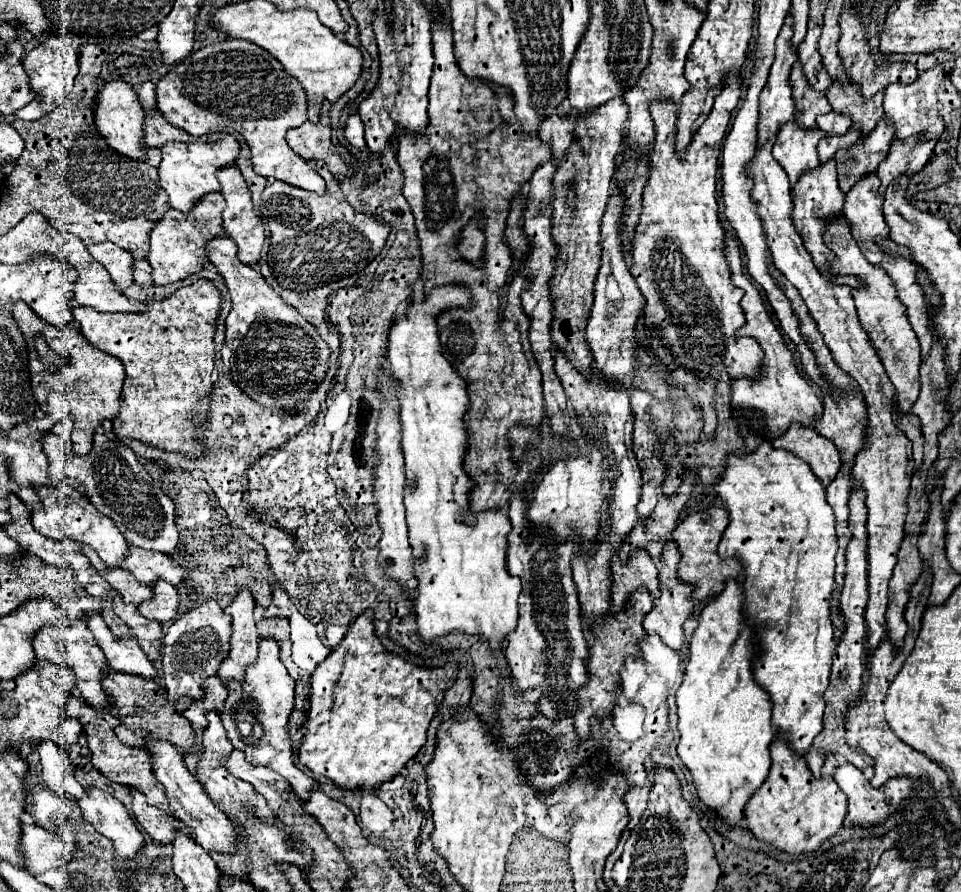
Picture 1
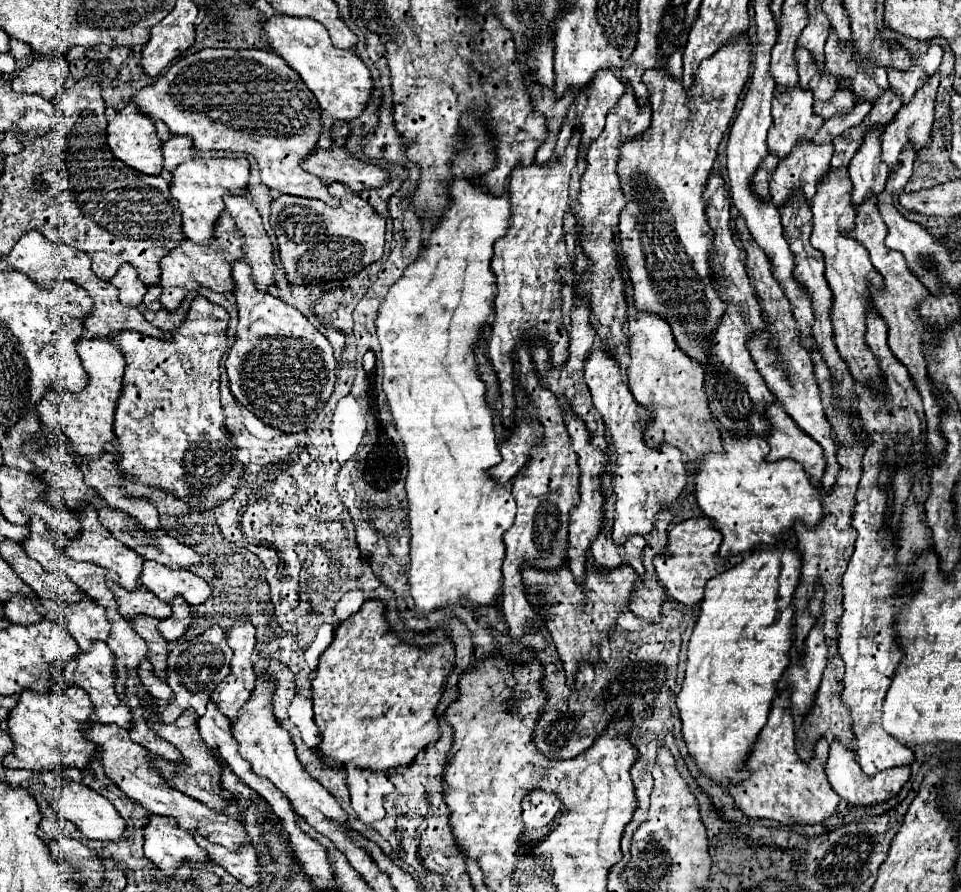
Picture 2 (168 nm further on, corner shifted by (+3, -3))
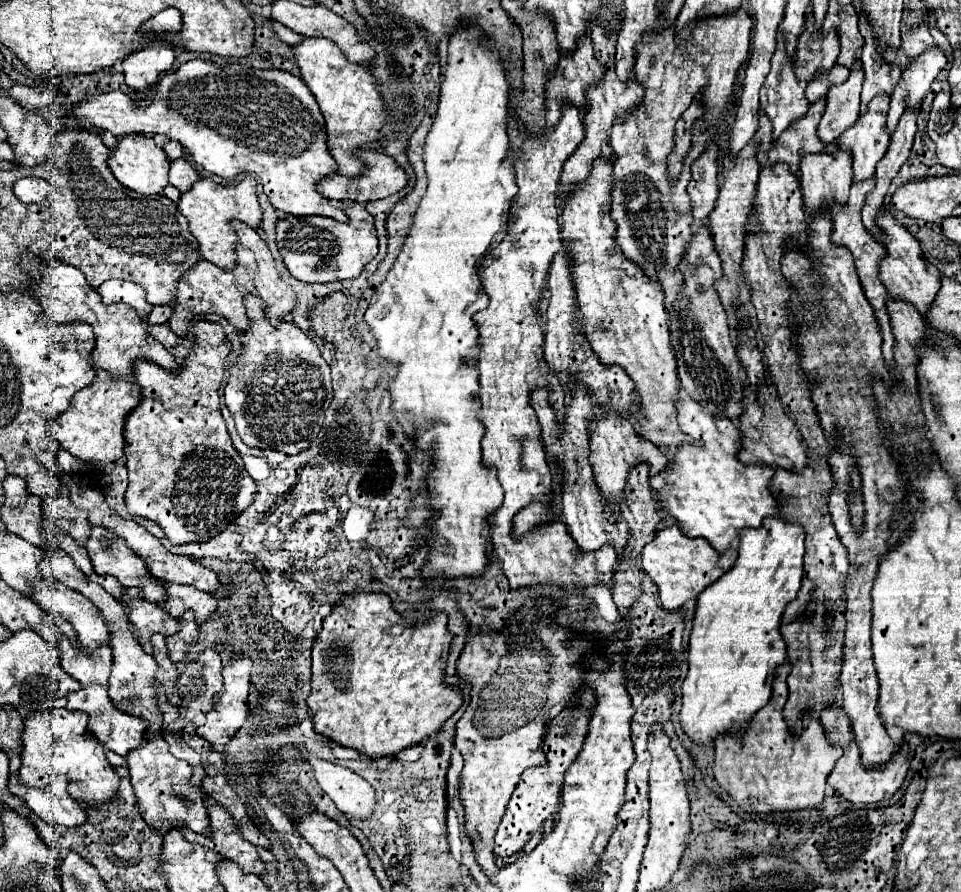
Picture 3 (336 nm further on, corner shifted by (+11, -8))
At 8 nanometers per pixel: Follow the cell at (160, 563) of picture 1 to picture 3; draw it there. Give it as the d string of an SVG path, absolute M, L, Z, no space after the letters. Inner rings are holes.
M162 582L162 586L166 590L166 600L162 602L162 606L174 618L180 618L184 610L194 610L196 620L200 624L216 610L216 598L208 592L202 592L192 586L178 586L168 582Z

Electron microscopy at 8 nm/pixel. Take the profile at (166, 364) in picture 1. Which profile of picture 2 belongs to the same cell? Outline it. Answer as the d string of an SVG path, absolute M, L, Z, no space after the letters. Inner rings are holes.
M196 297L188 319L168 335L168 341L136 331L122 331L110 339L126 357L124 387L114 421L122 451L120 469L126 477L172 493L194 511L210 511L228 501L244 475L234 447L226 439L230 431L218 391L220 361L228 351L226 329L226 309Z

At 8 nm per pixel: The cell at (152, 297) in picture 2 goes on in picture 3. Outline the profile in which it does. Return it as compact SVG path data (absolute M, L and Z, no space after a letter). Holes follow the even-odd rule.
M154 306L146 318L146 324L166 324L170 314L172 314L170 306Z

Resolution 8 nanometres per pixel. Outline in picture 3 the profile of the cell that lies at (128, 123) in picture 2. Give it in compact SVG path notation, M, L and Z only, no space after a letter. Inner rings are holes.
M128 134L118 140L118 146L110 150L108 166L114 172L116 180L120 180L126 188L138 192L138 194L162 194L164 186L168 184L168 156L162 148L156 146L156 142L144 134Z

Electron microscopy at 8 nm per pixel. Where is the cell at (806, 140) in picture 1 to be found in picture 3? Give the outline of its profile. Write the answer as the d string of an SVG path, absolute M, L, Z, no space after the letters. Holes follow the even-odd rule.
M780 36L778 38L778 44L776 44L776 52L772 56L772 70L770 74L766 76L766 82L760 90L760 110L768 116L768 120L772 122L772 128L774 128L774 140L780 138L780 134L784 130L790 128L792 122L800 120L806 116L808 112L808 102L804 98L804 88L806 84L800 84L800 80L794 78L794 68L792 68L792 60L788 60L788 56L784 56L784 44L780 44Z

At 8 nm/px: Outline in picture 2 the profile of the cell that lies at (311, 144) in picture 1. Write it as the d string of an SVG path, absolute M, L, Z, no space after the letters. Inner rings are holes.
M334 145L330 151L316 149L312 157L308 157L304 163L304 171L316 175L324 183L344 183L356 193L364 189L378 189L388 185L390 173L380 169L378 165L364 165L362 161L348 155L346 149Z

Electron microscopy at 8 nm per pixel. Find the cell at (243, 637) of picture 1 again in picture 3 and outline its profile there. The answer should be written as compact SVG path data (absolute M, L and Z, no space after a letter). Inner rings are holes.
M236 654L234 658L230 658L224 668L222 668L222 676L224 676L224 688L218 696L214 696L214 708L206 714L206 722L196 728L196 734L204 740L208 740L212 746L222 748L226 746L226 742L242 728L246 716L248 716L248 696L250 696L250 666L252 660L246 654Z

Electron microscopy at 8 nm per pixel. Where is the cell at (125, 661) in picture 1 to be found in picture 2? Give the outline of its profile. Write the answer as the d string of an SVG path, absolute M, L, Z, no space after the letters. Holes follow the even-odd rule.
M148 659L142 661L142 665L140 665L140 669L138 669L138 675L140 675L142 685L146 687L146 691L148 691L152 697L162 699L162 701L166 701L166 703L172 701L172 689L170 689L162 679L158 679L158 677L154 675L152 663L150 663Z

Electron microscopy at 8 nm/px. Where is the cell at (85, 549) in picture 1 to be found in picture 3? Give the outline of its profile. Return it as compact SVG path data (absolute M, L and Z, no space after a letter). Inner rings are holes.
M124 596L120 600L120 604L126 608L126 616L128 616L128 622L134 630L134 636L138 638L138 642L144 646L144 650L148 654L152 654L150 636L154 632L170 636L172 632L180 630L178 620L172 618L160 604L146 602L140 598L130 598L130 596Z

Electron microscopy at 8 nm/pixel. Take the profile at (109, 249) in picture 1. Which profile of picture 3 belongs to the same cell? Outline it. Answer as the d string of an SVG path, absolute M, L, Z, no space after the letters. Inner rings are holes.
M108 280L98 288L98 292L100 292L104 304L124 302L124 304L132 306L140 318L146 318L148 312L152 310L152 306L146 302L144 288L140 288L138 284L124 282L124 280Z

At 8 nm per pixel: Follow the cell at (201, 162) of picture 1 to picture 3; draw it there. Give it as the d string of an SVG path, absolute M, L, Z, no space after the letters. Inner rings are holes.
M244 176L240 182L236 182L232 186L222 186L210 178L198 178L188 192L180 194L178 212L186 216L190 232L198 240L200 256L214 264L220 264L222 268L232 268L236 262L232 250L234 250L234 244L238 242L238 238L232 232L232 228L228 226L228 220L238 218L238 220L250 224L252 228L260 226L262 210L260 210L258 198L256 198L256 180L252 176Z

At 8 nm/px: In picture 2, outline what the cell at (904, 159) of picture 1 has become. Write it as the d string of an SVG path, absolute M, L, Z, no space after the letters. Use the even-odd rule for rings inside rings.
M930 75L928 83L924 83L924 87L920 91L916 91L916 95L910 99L910 103L906 103L904 107L900 107L900 111L896 113L896 119L892 119L892 123L888 123L884 135L882 135L882 159L890 169L898 167L898 155L902 151L902 147L906 143L914 143L914 149L922 149L930 143L930 131L932 131L932 123L934 123L934 101L936 101L936 89L940 83L940 75Z

